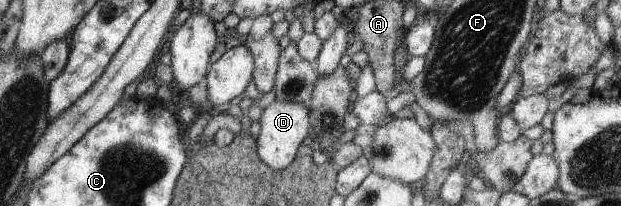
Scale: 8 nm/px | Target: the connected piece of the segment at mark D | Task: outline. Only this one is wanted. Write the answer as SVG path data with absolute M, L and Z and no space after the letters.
M270 102L259 118L260 134L256 138L256 158L269 168L285 168L296 157L298 148L308 135L309 115L306 105L294 102Z

